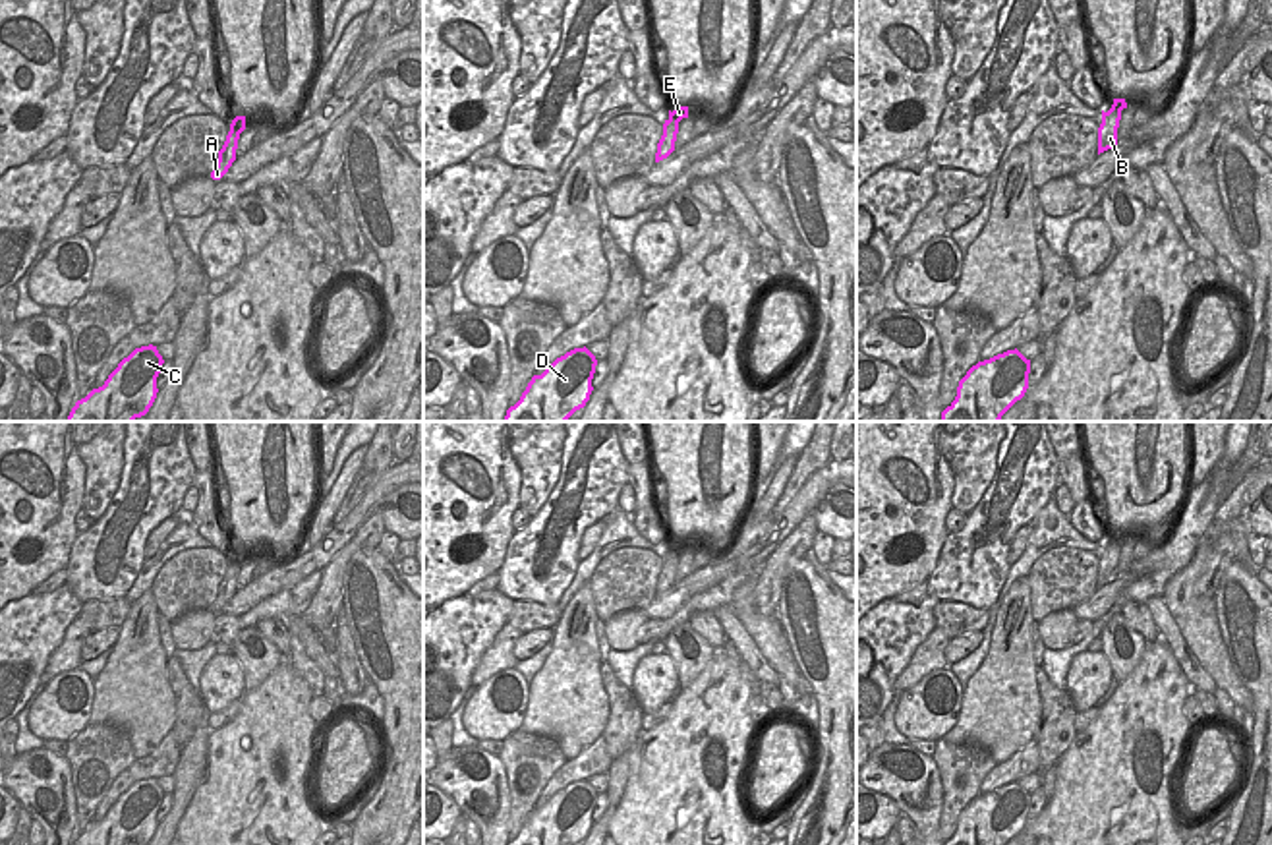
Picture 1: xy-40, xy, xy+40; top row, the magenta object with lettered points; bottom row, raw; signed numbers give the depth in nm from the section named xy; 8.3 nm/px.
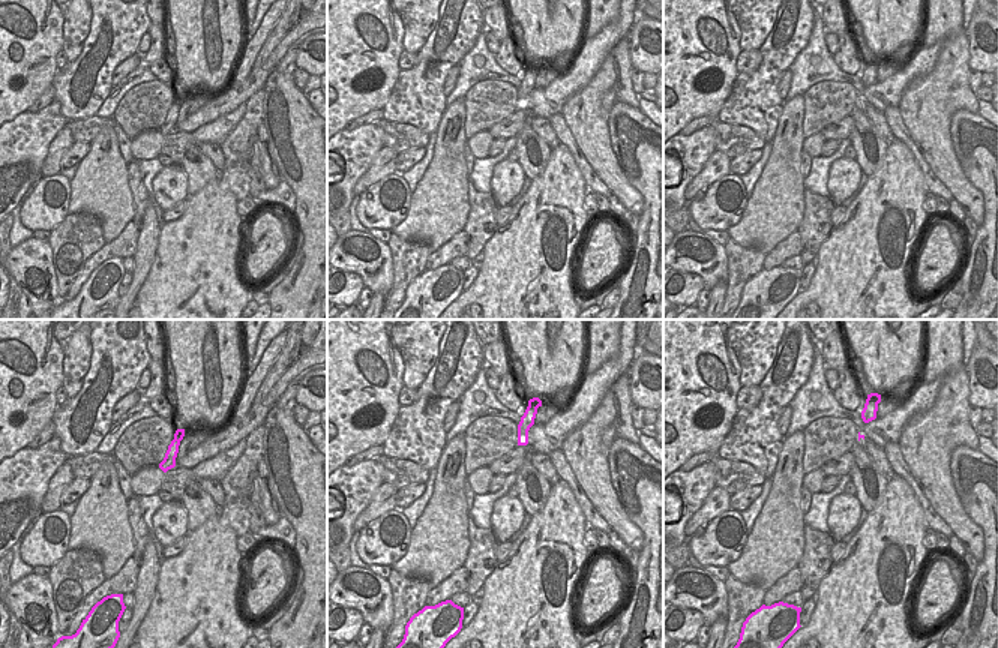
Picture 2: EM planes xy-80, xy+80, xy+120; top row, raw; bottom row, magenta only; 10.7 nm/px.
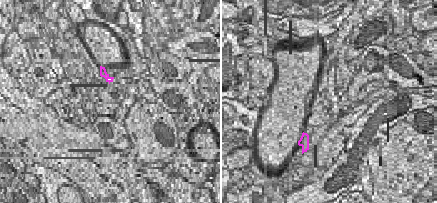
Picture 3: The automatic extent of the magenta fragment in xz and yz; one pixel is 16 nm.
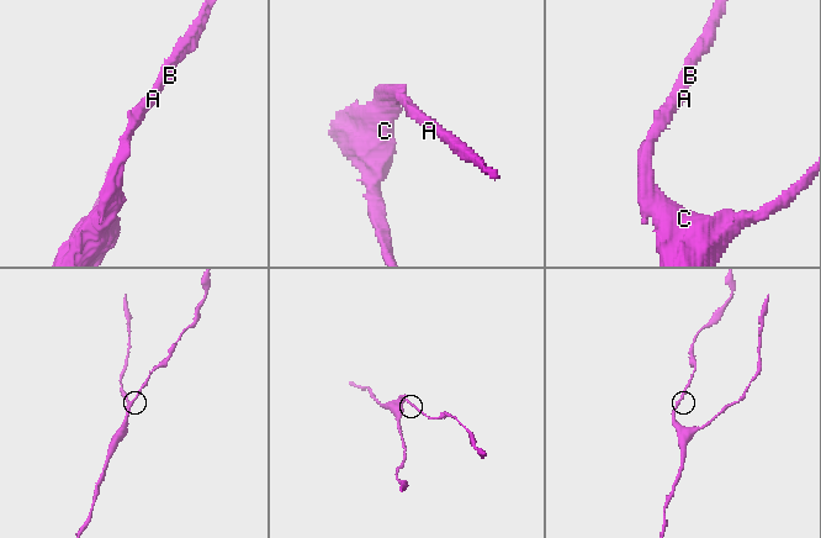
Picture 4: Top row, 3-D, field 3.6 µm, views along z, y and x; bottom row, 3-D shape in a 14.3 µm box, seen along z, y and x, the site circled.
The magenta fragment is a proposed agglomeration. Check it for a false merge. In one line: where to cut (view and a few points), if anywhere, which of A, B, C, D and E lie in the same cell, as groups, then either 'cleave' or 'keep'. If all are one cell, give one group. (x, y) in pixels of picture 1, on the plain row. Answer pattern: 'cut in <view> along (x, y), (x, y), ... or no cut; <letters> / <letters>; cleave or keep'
no cut; A B C D E; keep

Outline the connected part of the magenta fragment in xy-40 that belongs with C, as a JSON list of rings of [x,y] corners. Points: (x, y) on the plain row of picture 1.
[[[157,779],[135,781],[102,820],[77,833],[72,845],[149,845],[157,831],[157,810],[164,793]]]

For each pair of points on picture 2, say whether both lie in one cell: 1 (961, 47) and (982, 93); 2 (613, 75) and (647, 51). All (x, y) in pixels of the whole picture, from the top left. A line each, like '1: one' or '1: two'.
1: two
2: two

